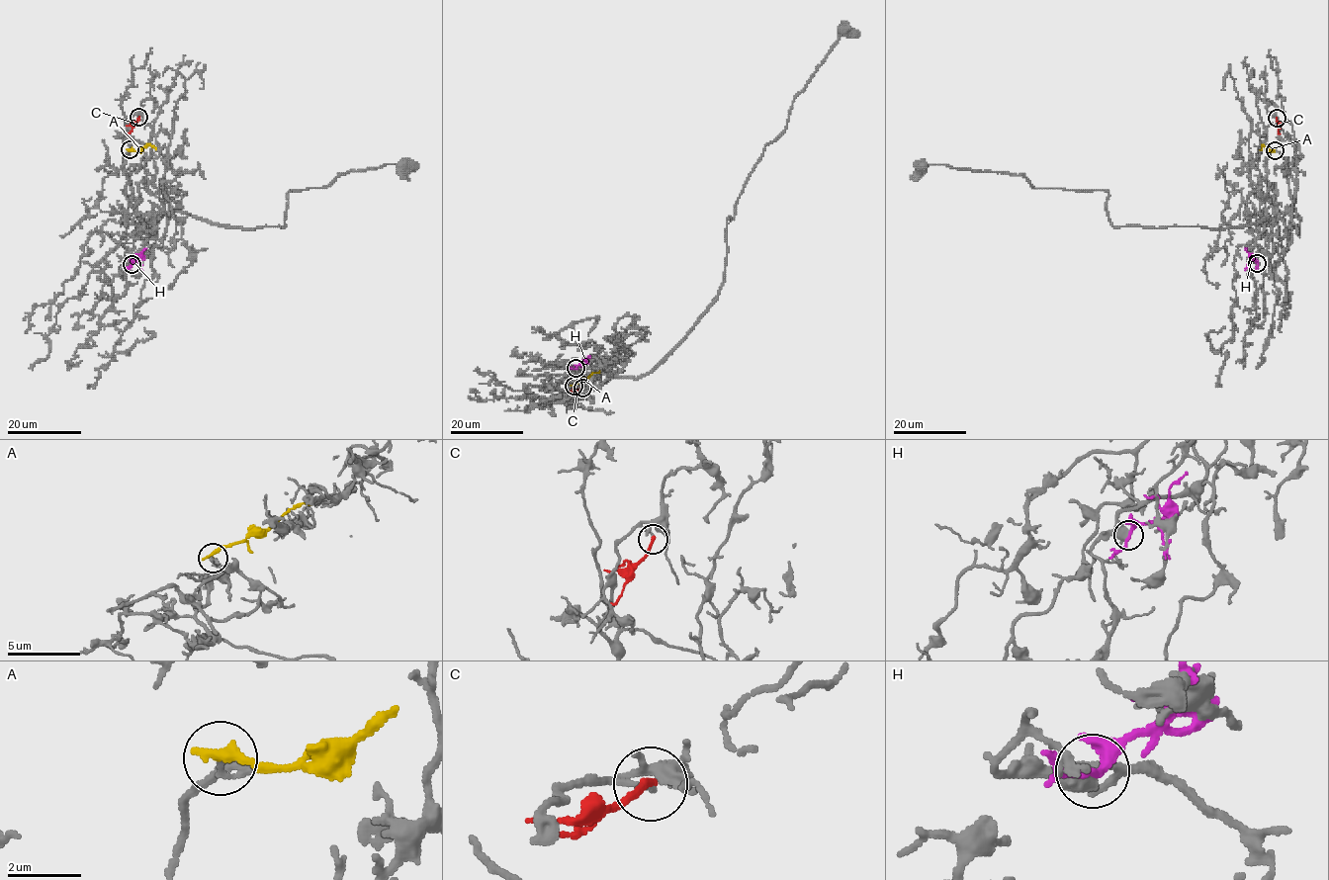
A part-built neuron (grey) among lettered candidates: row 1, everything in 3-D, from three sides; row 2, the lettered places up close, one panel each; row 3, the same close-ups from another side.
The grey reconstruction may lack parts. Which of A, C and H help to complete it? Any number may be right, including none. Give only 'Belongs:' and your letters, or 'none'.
Belongs: none

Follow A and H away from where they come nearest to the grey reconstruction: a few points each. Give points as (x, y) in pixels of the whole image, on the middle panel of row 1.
A: (574, 386), (599, 372)
H: (575, 368), (589, 357)

